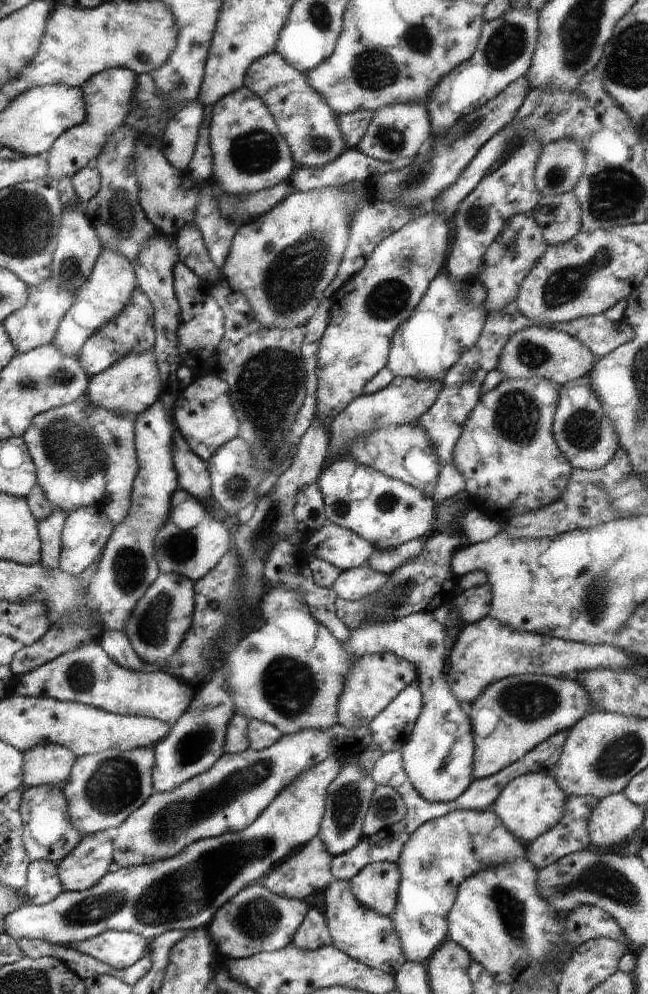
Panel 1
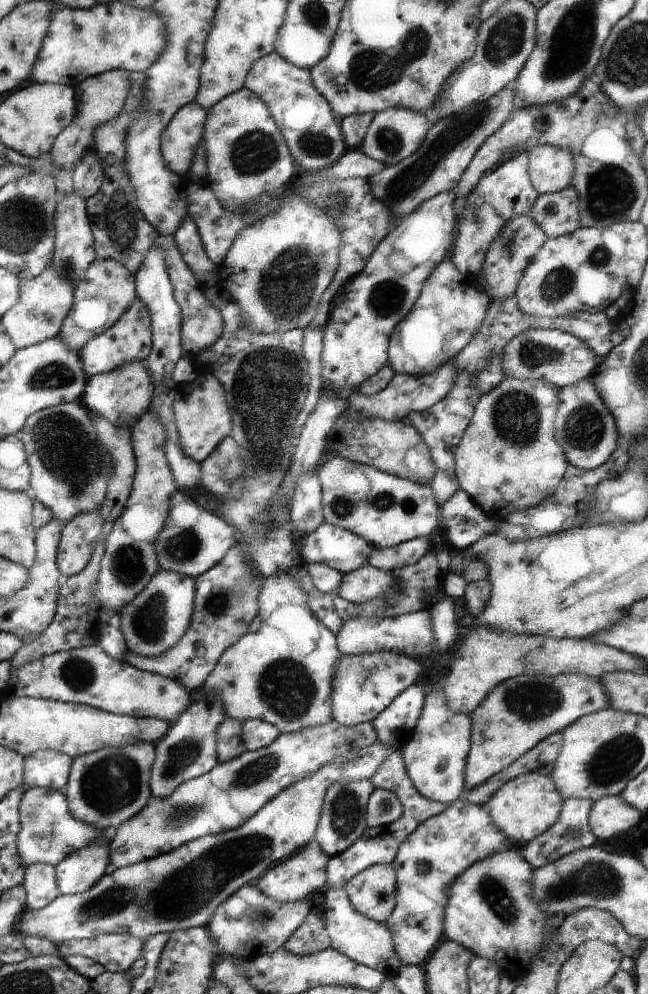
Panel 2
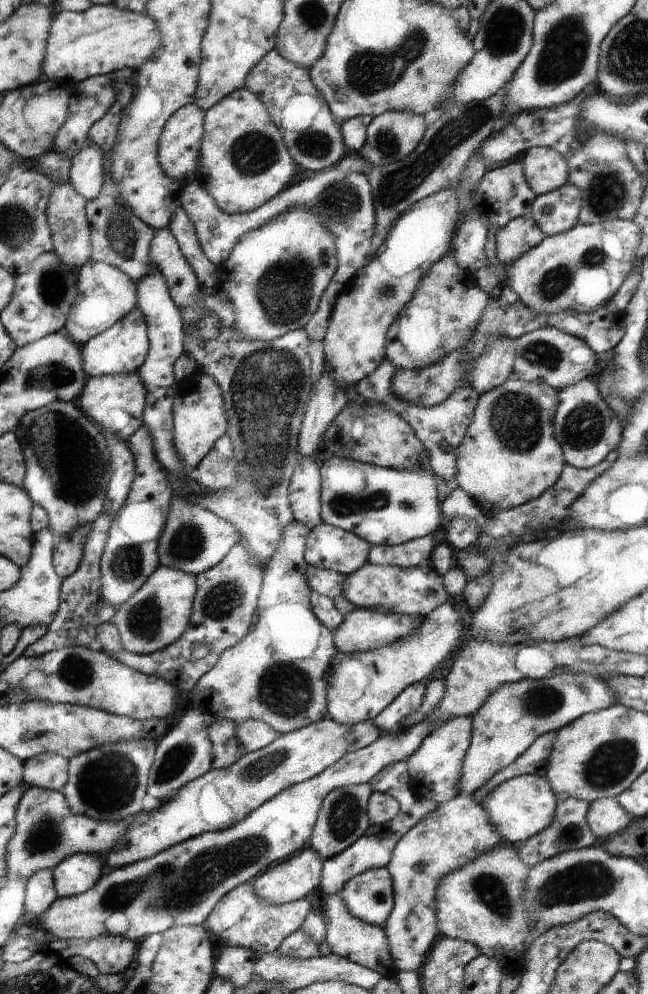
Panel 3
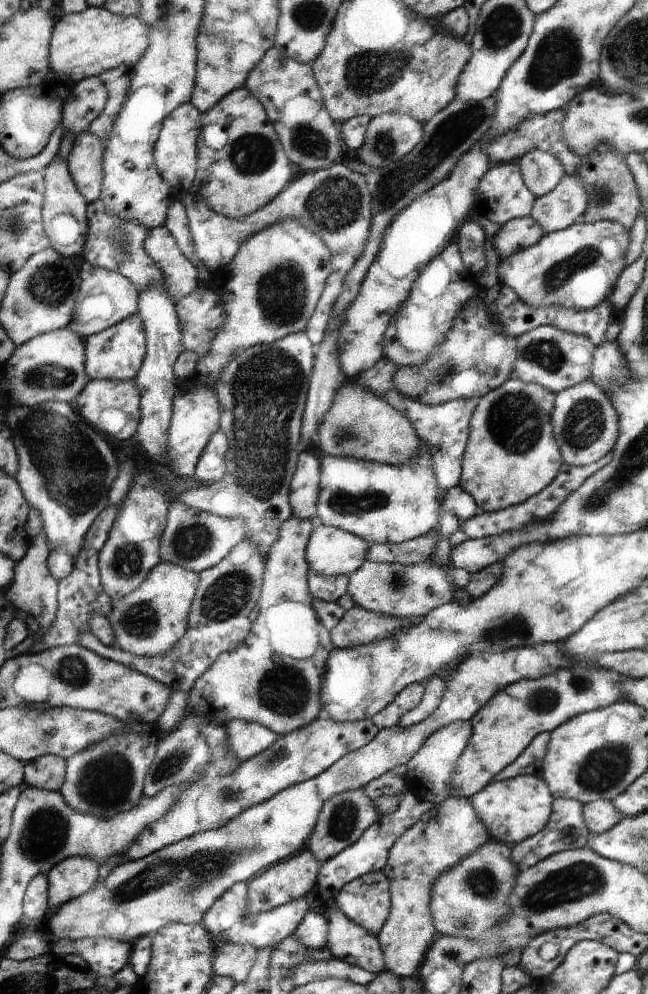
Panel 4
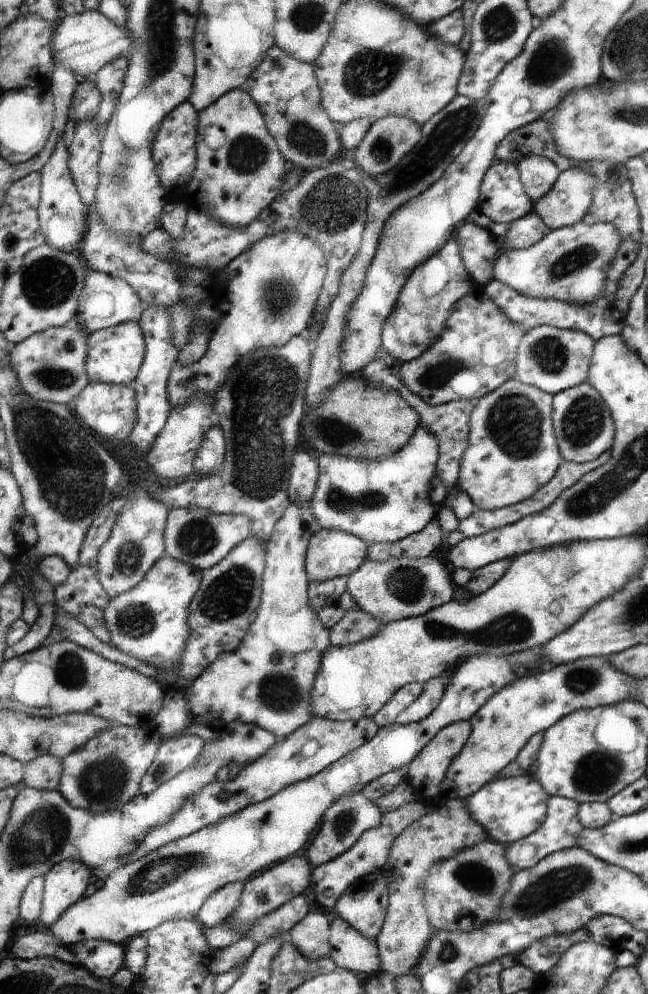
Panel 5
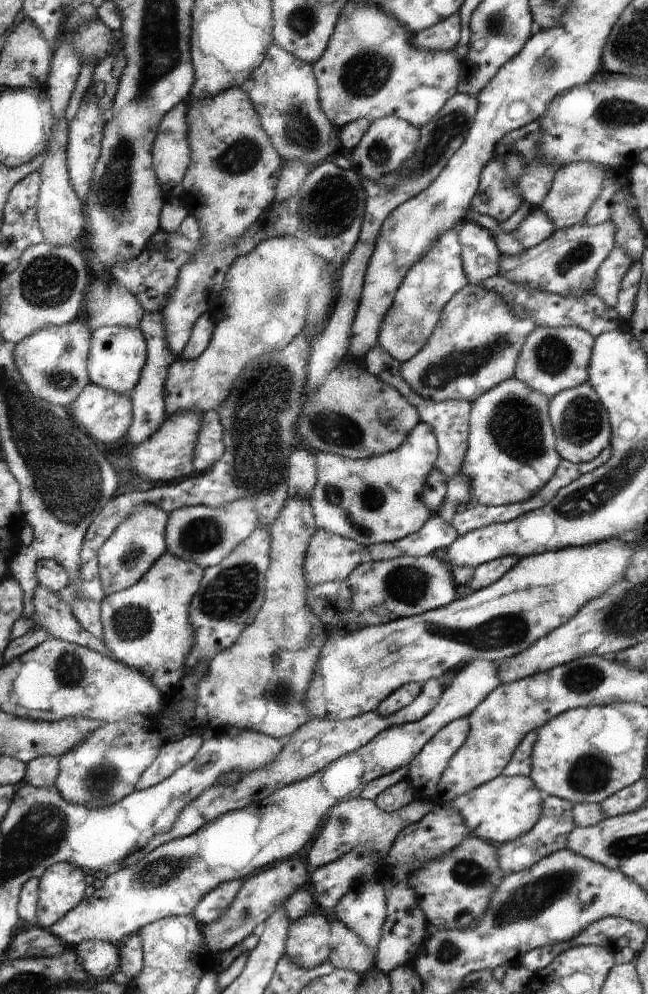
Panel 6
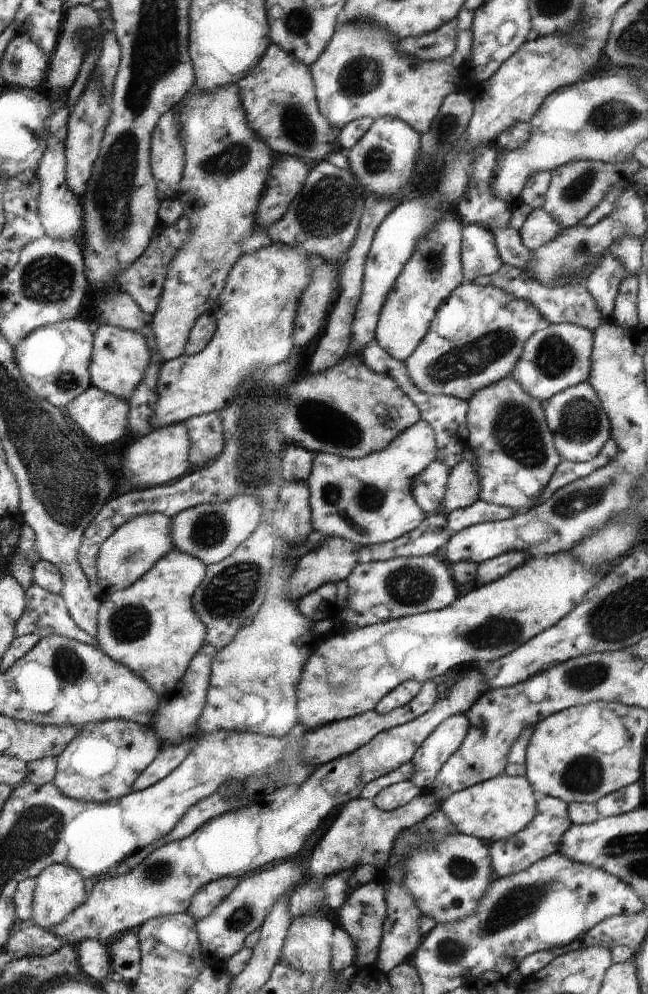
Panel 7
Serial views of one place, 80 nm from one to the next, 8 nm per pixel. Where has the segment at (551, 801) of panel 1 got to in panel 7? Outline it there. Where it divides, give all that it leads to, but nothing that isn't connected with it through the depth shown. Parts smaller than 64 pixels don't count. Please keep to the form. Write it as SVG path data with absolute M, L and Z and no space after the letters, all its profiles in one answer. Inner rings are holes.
M499 774L478 785L455 793L440 802L440 810L456 825L458 832L488 842L506 841L522 832L536 817L538 795L527 776Z

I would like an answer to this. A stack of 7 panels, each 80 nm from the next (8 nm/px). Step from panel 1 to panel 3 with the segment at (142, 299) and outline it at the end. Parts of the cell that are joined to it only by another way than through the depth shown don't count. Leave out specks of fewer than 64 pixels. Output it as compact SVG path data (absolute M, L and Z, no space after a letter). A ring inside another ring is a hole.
M136 306L132 312L119 320L111 329L95 336L84 346L87 373L90 378L94 378L138 371L144 364L150 348L148 322L145 314Z

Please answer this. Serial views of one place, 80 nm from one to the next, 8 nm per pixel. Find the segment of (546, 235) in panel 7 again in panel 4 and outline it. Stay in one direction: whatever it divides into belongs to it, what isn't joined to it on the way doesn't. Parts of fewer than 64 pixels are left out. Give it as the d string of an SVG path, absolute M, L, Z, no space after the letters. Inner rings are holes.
M525 216L502 225L493 237L493 243L499 258L505 259L511 254L535 245L546 236L546 233L534 218Z

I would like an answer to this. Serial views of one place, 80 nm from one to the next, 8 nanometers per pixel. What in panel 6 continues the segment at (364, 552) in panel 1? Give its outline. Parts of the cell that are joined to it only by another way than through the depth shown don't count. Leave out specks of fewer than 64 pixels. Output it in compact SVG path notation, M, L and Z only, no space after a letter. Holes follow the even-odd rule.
M322 530L312 538L311 549L312 554L306 556L303 564L308 585L345 581L362 563L364 552L364 546L354 539Z

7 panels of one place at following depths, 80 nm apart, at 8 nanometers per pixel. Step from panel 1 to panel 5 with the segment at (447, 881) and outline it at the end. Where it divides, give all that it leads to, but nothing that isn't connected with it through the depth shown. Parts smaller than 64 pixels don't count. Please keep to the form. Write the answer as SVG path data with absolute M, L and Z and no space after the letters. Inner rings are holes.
M456 798L446 799L444 806L431 805L430 809L407 829L399 830L399 834L391 846L387 864L383 866L383 871L387 874L389 905L387 906L384 924L376 938L381 958L380 970L400 977L408 974L416 964L419 964L422 952L424 952L424 948L426 948L426 944L429 944L428 940L432 936L430 924L428 924L429 916L426 916L425 890L421 887L425 877L441 863L448 862L456 853L470 848L486 838L488 838L486 830L472 818L472 814L467 809L466 800Z

